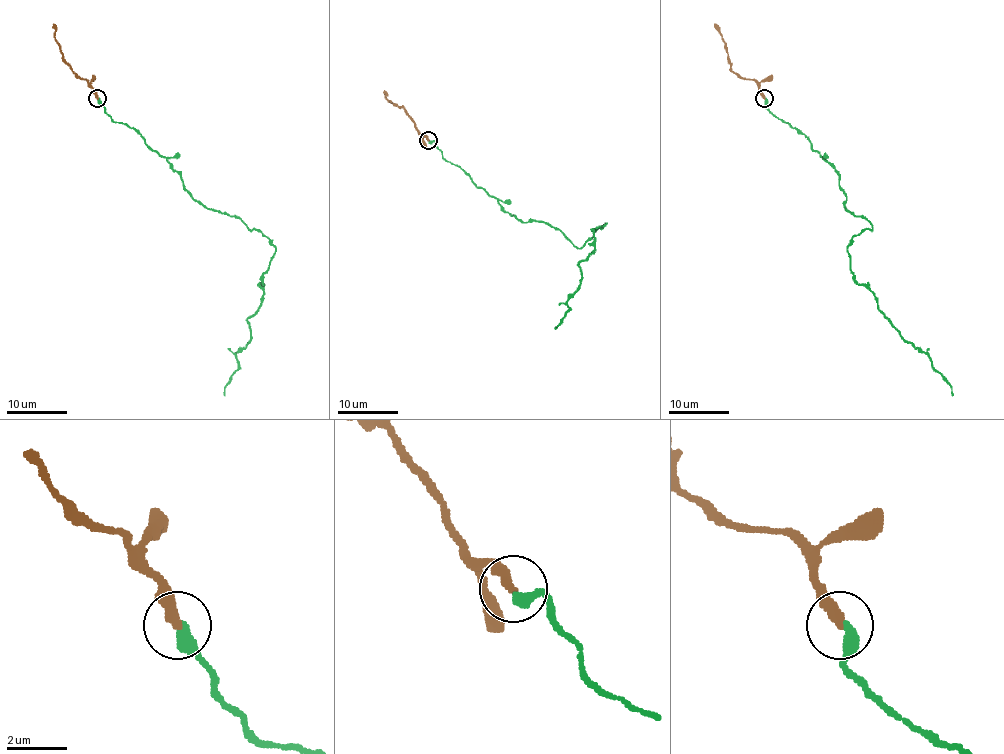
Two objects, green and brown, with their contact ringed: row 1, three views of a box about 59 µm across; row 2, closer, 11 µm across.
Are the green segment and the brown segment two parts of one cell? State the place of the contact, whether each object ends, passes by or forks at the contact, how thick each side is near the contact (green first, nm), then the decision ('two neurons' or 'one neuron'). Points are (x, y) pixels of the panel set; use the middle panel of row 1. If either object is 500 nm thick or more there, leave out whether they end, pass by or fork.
place (428, 140); green ends; brown ends; calibres 400 and 320 nm; one neuron

